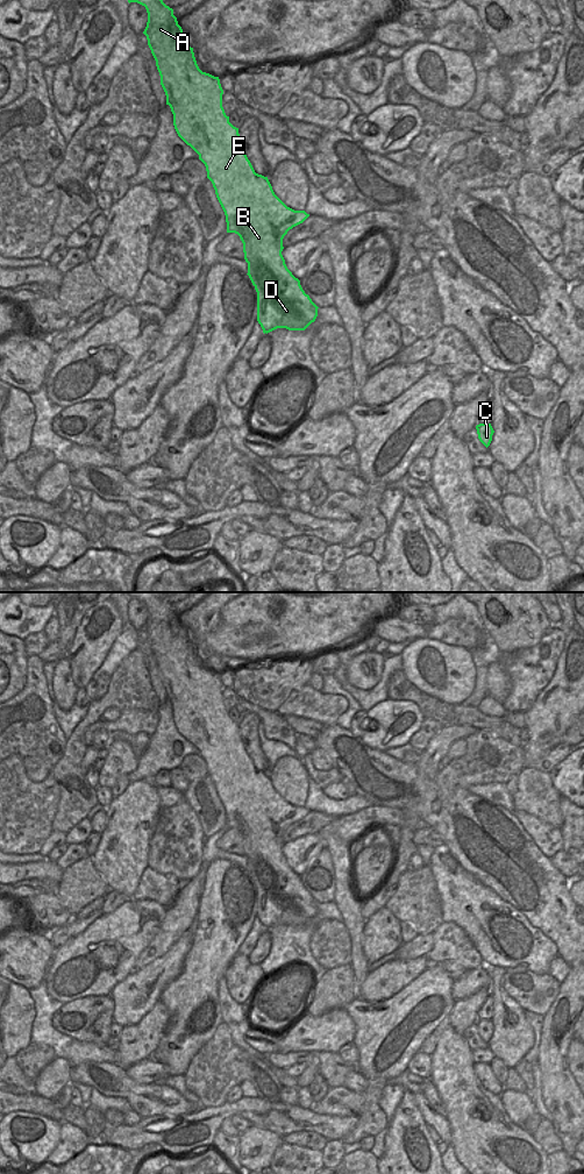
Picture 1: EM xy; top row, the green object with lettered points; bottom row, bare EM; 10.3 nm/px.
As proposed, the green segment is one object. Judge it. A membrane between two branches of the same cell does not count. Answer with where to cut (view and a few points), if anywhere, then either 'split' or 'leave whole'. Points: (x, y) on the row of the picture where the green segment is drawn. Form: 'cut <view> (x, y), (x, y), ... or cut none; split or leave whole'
cut none; leave whole

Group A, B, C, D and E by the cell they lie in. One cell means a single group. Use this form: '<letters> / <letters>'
A B C D E

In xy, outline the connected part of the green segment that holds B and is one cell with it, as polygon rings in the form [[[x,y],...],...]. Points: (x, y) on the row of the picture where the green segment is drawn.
[[[128,0],[145,7],[148,22],[143,34],[156,61],[166,105],[173,114],[178,136],[205,164],[216,198],[225,212],[227,233],[235,233],[243,243],[248,276],[257,292],[257,321],[263,333],[277,328],[305,330],[318,316],[318,306],[305,293],[300,280],[287,269],[282,255],[283,239],[290,229],[302,223],[309,214],[287,207],[273,192],[268,179],[255,172],[241,144],[238,128],[229,122],[222,107],[223,90],[219,77],[202,72],[193,48],[184,36],[173,9],[163,0]]]

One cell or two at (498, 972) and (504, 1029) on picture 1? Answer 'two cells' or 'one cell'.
one cell

